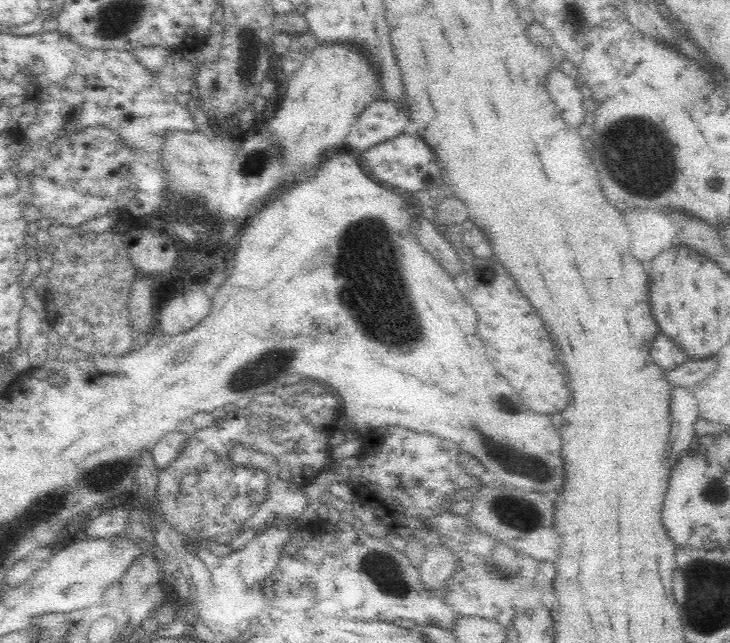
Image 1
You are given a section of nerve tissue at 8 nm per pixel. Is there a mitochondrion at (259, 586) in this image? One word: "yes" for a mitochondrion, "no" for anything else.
no

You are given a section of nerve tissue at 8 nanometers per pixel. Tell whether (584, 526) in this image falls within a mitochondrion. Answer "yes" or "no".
no

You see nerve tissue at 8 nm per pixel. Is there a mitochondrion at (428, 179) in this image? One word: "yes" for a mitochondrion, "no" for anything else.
no

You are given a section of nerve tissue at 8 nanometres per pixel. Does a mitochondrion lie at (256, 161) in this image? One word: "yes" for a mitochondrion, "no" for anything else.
yes

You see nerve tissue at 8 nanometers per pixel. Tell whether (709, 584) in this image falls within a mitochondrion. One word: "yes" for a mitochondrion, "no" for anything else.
yes

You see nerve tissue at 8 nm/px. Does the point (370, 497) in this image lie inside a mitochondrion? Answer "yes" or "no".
no

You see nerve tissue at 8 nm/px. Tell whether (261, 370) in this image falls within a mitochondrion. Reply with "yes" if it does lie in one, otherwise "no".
yes

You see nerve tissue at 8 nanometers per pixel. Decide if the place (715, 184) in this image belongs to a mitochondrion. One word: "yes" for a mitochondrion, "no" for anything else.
no

